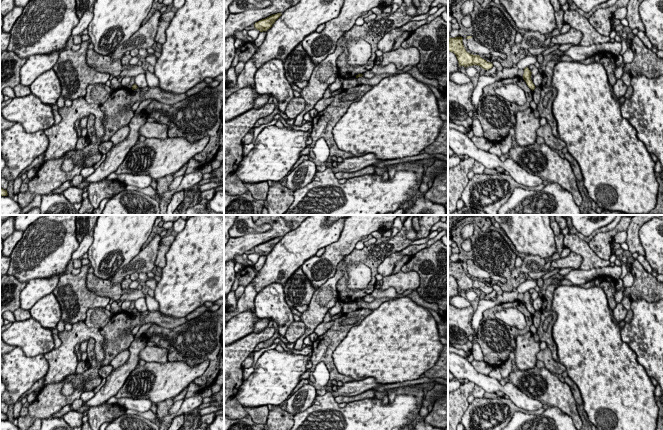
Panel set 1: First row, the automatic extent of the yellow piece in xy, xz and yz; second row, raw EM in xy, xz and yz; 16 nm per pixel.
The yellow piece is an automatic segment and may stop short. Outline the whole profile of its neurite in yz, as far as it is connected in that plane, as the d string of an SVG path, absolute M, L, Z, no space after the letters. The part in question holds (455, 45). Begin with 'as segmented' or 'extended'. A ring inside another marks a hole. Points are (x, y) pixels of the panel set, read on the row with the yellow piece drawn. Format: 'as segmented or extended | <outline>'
as segmented | M462 37L448 38L448 51L453 52L458 60L459 66L477 65L485 70L489 70L493 67L493 64L487 62L485 59L481 58L479 55L473 55L466 51L463 45Z

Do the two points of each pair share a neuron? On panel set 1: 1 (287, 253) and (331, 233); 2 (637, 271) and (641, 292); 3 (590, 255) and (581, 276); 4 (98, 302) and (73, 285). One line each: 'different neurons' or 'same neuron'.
1: same neuron
2: same neuron
3: different neurons
4: same neuron

